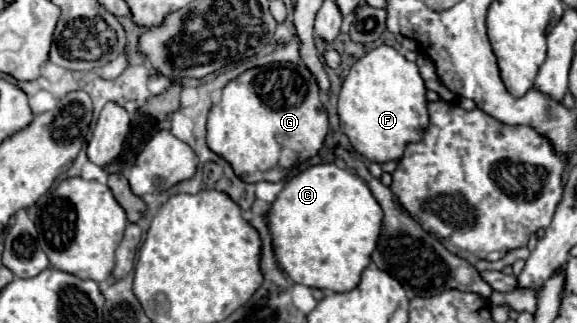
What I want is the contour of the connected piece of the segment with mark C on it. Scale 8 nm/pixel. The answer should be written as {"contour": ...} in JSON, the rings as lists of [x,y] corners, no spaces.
{"contour":[[[317,164],[293,176],[279,192],[269,216],[279,266],[293,282],[331,292],[349,292],[359,284],[381,226],[383,210],[369,186],[355,172],[337,164]]]}

